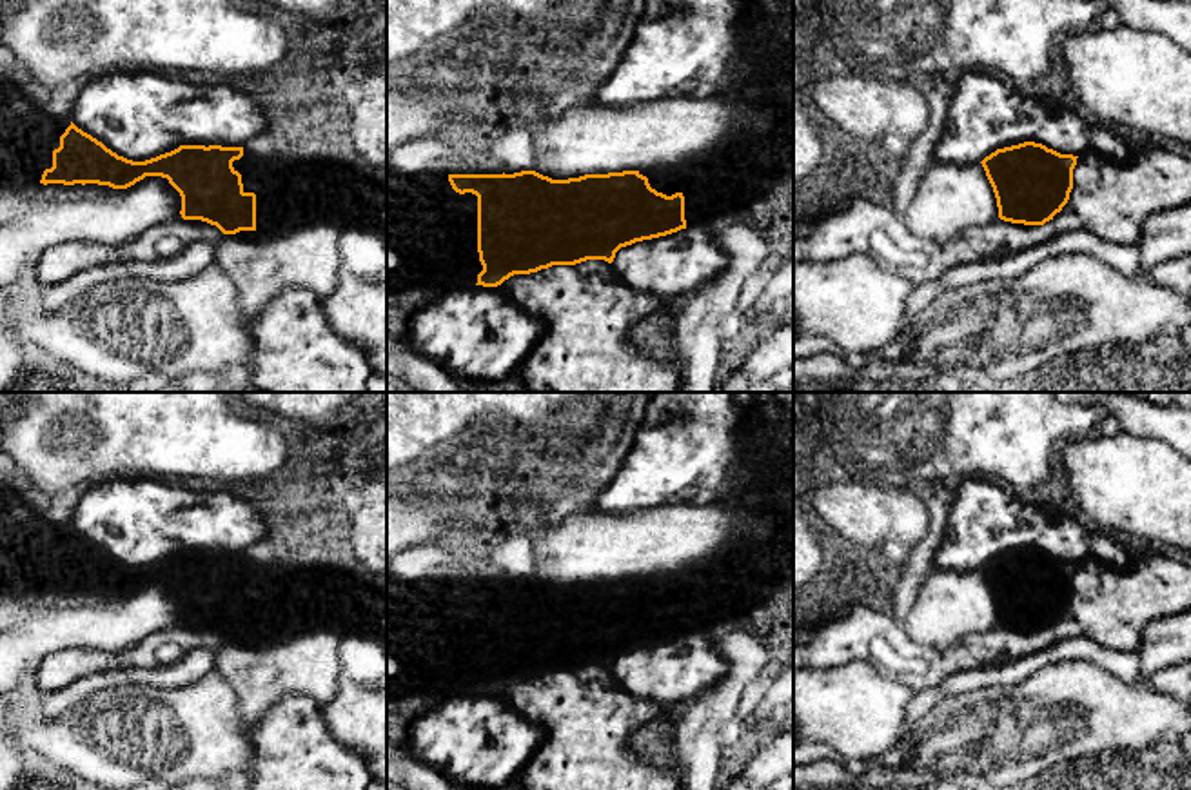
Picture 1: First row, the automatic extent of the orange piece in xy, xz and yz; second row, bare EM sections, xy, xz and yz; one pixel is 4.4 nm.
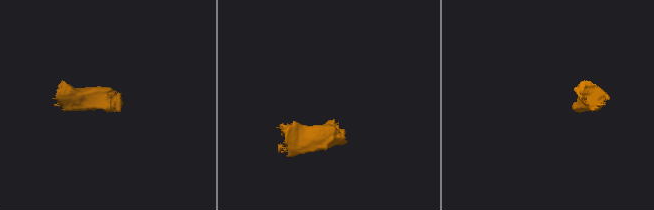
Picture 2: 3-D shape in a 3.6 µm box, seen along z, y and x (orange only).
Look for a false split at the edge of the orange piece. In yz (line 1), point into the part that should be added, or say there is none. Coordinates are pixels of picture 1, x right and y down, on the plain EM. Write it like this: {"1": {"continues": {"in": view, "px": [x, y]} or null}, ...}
{"1": {"continues": null}}

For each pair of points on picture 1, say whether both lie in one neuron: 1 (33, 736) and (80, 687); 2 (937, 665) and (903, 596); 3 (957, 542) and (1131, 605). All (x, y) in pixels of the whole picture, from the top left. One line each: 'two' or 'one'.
1: two
2: two
3: two

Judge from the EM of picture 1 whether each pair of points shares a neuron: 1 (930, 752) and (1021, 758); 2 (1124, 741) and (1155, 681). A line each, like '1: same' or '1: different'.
1: same
2: different

